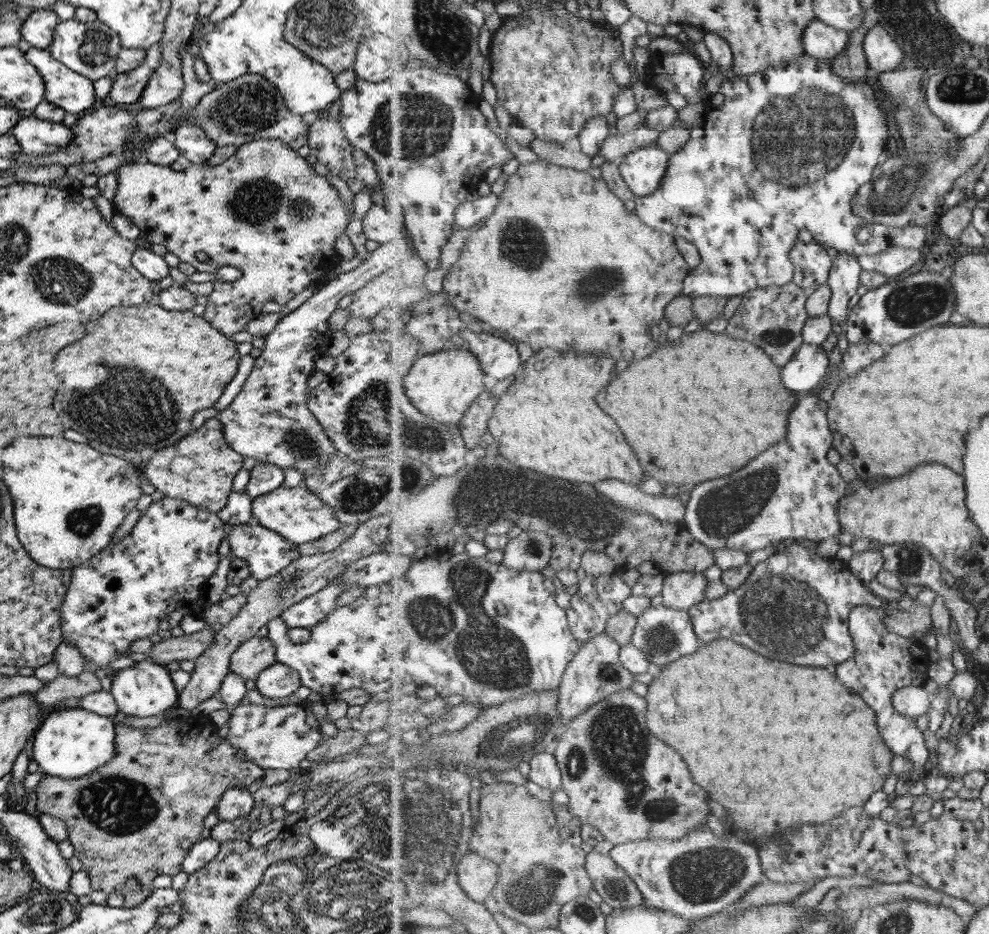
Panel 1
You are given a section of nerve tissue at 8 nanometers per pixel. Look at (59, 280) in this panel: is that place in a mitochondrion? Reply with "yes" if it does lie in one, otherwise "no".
yes

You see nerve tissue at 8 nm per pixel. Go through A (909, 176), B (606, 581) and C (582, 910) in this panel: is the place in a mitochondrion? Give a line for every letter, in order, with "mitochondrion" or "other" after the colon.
A: mitochondrion
B: other
C: mitochondrion

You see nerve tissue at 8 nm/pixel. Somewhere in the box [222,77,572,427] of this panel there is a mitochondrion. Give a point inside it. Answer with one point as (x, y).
(420, 126)

